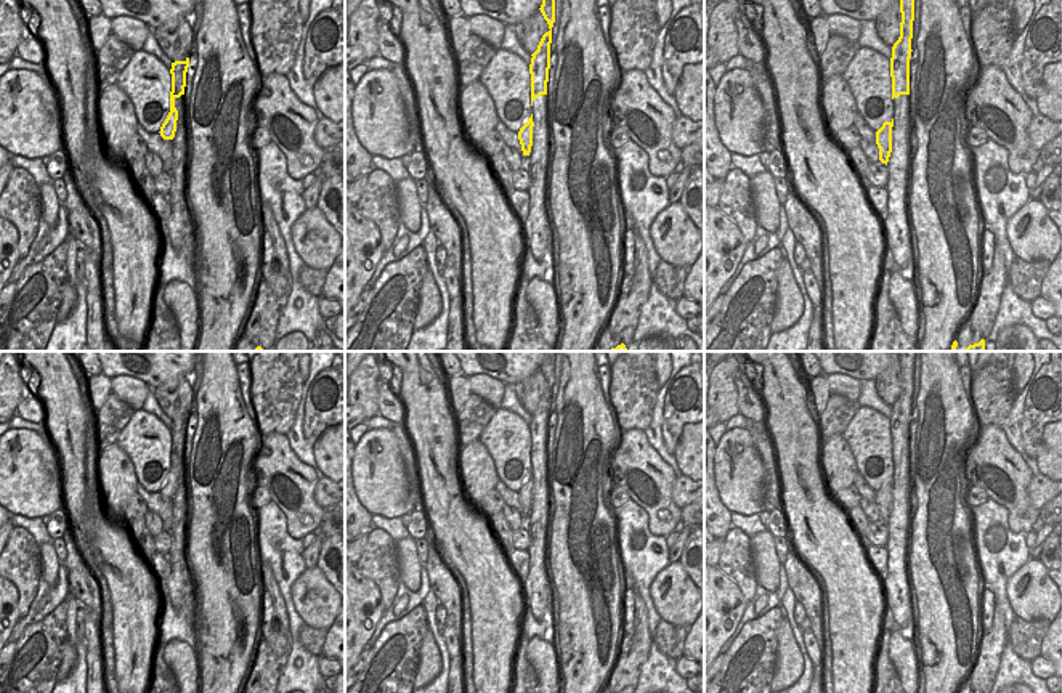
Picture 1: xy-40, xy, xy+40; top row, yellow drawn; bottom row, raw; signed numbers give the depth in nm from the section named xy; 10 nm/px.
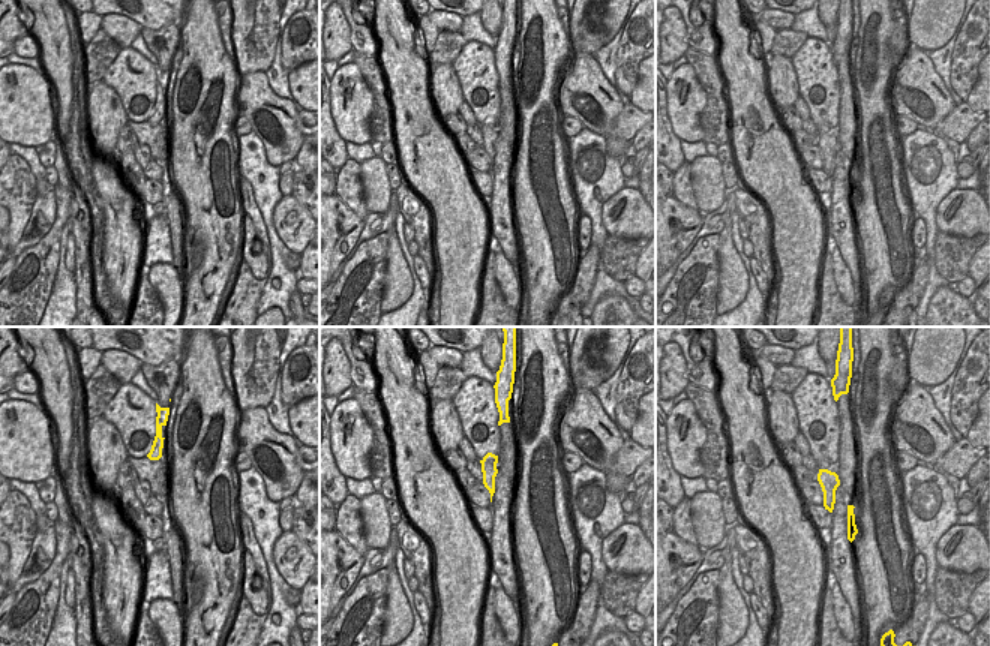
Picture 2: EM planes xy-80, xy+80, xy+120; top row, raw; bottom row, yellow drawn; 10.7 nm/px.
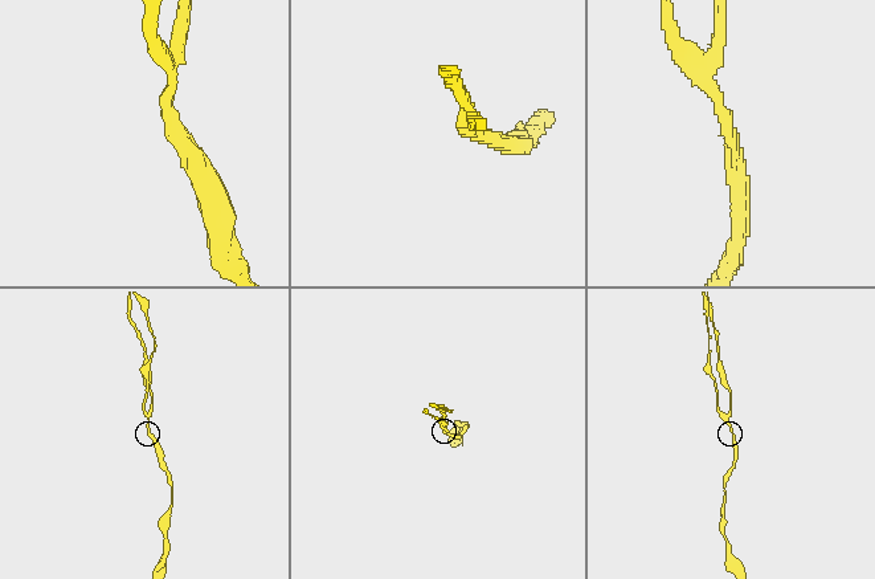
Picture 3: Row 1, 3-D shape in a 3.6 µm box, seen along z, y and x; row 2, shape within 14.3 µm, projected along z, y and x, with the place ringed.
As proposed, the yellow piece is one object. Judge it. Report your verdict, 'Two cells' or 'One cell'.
Two cells

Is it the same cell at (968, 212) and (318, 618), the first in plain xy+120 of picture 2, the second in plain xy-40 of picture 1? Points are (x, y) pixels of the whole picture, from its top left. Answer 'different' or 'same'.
same

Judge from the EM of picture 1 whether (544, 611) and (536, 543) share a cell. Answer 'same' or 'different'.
same

